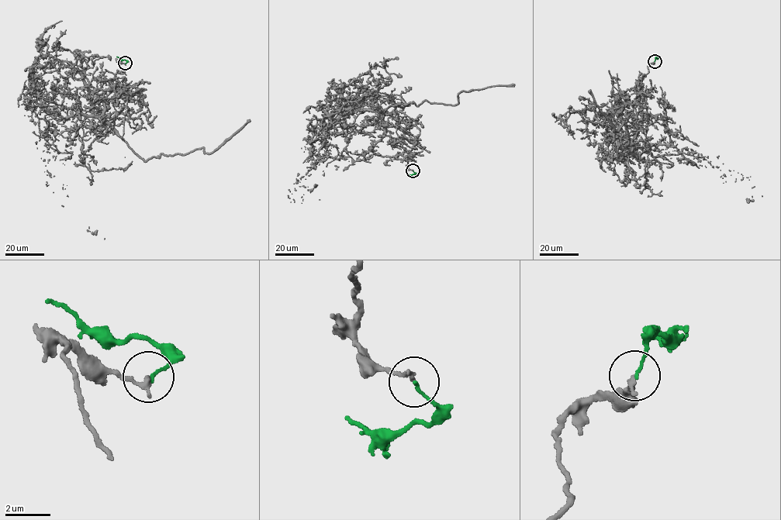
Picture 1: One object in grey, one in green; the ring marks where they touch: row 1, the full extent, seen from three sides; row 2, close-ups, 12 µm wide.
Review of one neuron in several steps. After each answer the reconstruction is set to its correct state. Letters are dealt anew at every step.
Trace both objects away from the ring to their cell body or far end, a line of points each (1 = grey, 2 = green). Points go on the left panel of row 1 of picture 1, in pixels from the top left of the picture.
1: (125, 63), (101, 115), (45, 117), (57, 153), (46, 185), (105, 239)
2: (126, 63), (126, 60), (116, 56)

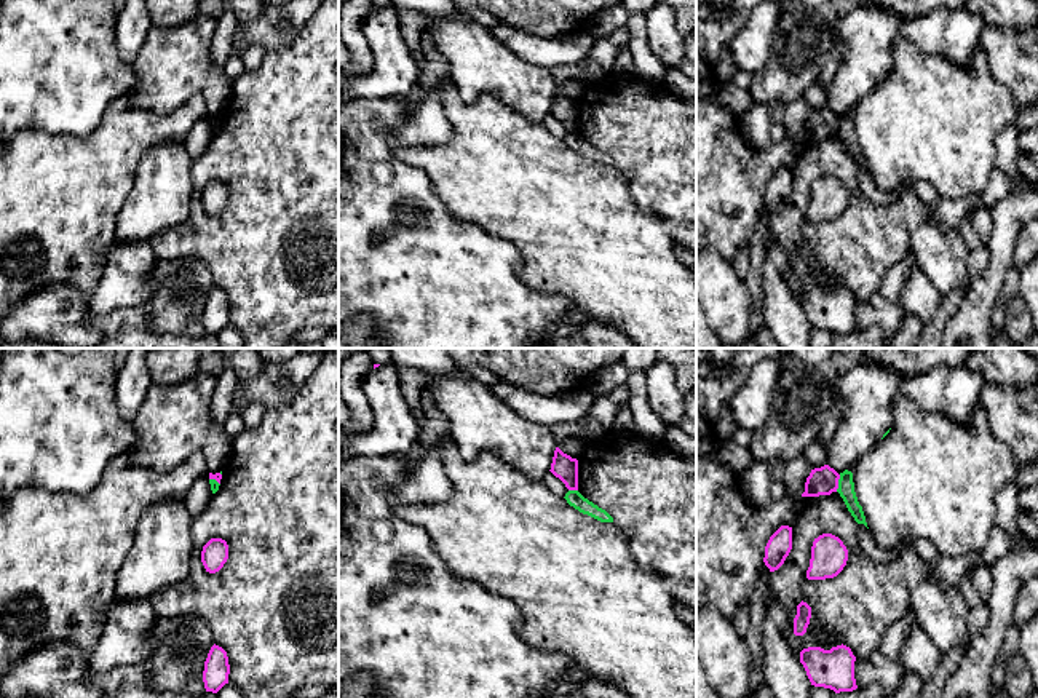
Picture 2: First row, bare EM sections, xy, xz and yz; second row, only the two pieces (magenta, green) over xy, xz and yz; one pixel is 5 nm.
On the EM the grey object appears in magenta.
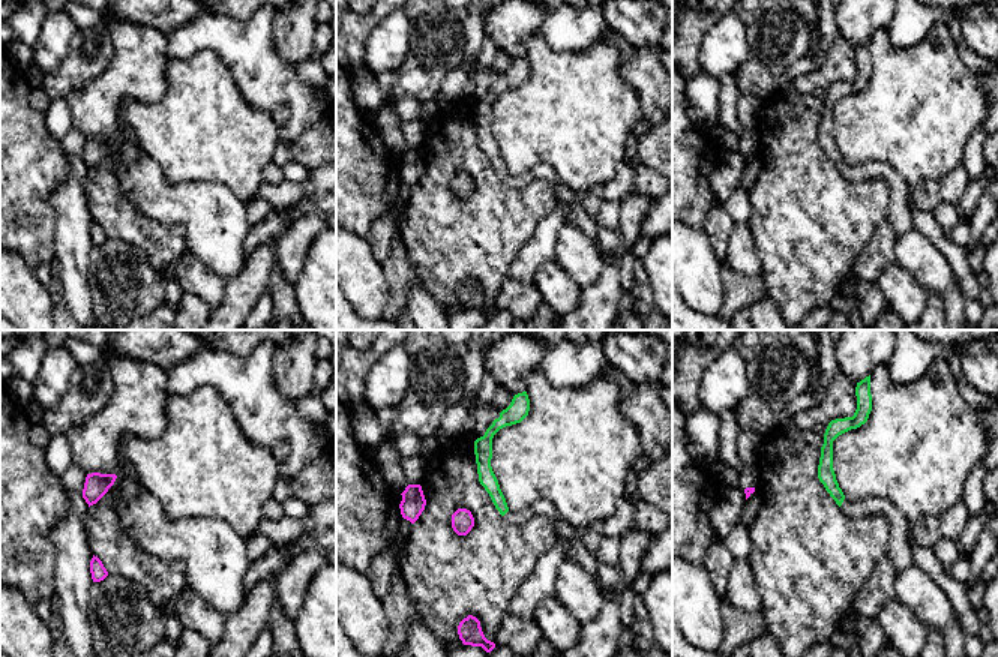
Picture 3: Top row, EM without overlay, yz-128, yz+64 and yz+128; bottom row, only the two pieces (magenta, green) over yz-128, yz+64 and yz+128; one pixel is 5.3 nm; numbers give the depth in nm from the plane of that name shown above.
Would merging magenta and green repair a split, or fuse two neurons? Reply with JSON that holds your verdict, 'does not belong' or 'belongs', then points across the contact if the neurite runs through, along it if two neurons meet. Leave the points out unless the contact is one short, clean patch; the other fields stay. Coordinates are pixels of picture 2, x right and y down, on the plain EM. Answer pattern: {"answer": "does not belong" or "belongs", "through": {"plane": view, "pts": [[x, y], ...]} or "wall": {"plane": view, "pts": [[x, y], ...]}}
{"answer": "does not belong", "wall": {"plane": "yz", "pts": [[840, 117], [835, 133]]}}

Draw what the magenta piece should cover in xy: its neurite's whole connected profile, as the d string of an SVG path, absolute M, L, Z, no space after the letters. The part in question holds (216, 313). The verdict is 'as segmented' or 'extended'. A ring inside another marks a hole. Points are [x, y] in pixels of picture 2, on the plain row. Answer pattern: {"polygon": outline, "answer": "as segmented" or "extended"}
{"polygon": "M212 288L204 303L203 324L206 334L217 335L225 326L228 326L230 307L227 294Z", "answer": "as segmented"}

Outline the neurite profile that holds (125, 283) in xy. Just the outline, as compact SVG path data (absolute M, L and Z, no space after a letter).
M110 243L97 286L89 297L93 315L141 308L152 297L150 275L158 257L145 243Z

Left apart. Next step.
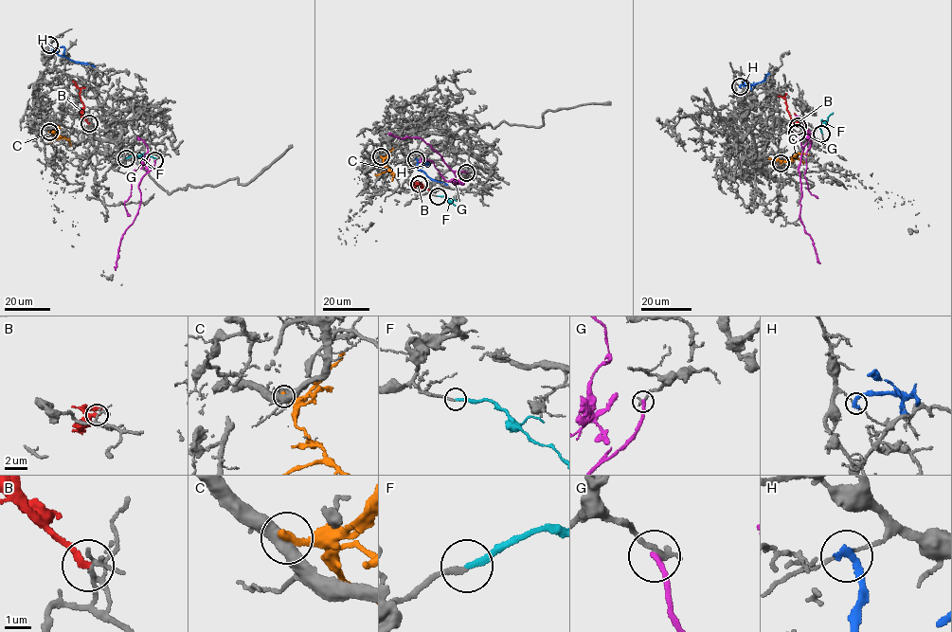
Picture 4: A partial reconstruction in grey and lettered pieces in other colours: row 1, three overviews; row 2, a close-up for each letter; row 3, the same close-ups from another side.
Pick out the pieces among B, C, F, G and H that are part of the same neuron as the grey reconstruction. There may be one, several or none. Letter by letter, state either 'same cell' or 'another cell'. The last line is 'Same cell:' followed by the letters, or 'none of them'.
B: another cell
C: another cell
F: same cell
G: another cell
H: another cell
Same cell: F

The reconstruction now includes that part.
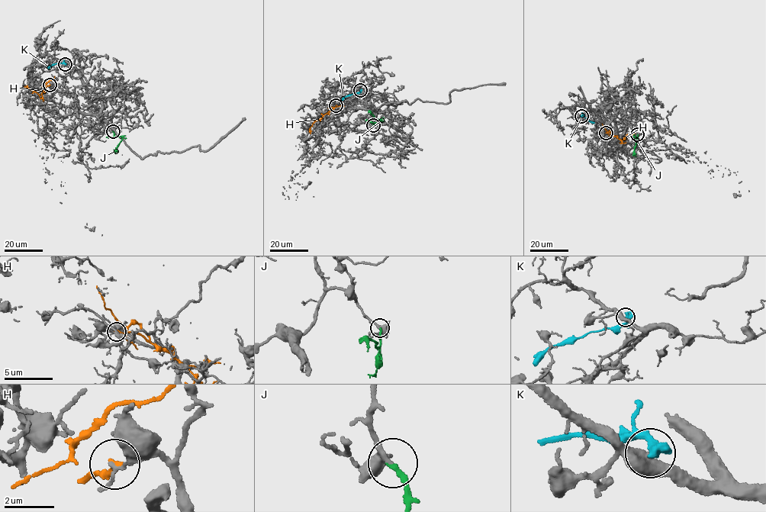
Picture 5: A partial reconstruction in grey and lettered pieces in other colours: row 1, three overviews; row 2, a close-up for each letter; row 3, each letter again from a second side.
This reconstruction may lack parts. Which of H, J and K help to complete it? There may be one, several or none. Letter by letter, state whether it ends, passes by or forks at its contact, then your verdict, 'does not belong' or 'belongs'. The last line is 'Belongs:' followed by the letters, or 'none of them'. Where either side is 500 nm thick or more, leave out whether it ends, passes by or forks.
H: it ends there; does not belong
J: it ends there; belongs
K: does not belong
Belongs: J

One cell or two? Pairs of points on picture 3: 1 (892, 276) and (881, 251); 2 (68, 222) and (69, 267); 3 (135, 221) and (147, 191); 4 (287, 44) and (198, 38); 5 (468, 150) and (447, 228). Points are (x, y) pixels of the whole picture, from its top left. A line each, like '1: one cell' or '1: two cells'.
1: two cells
2: one cell
3: two cells
4: two cells
5: one cell

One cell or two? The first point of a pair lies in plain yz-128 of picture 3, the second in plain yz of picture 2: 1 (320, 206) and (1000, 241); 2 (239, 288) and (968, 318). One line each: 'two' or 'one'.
1: one
2: two

